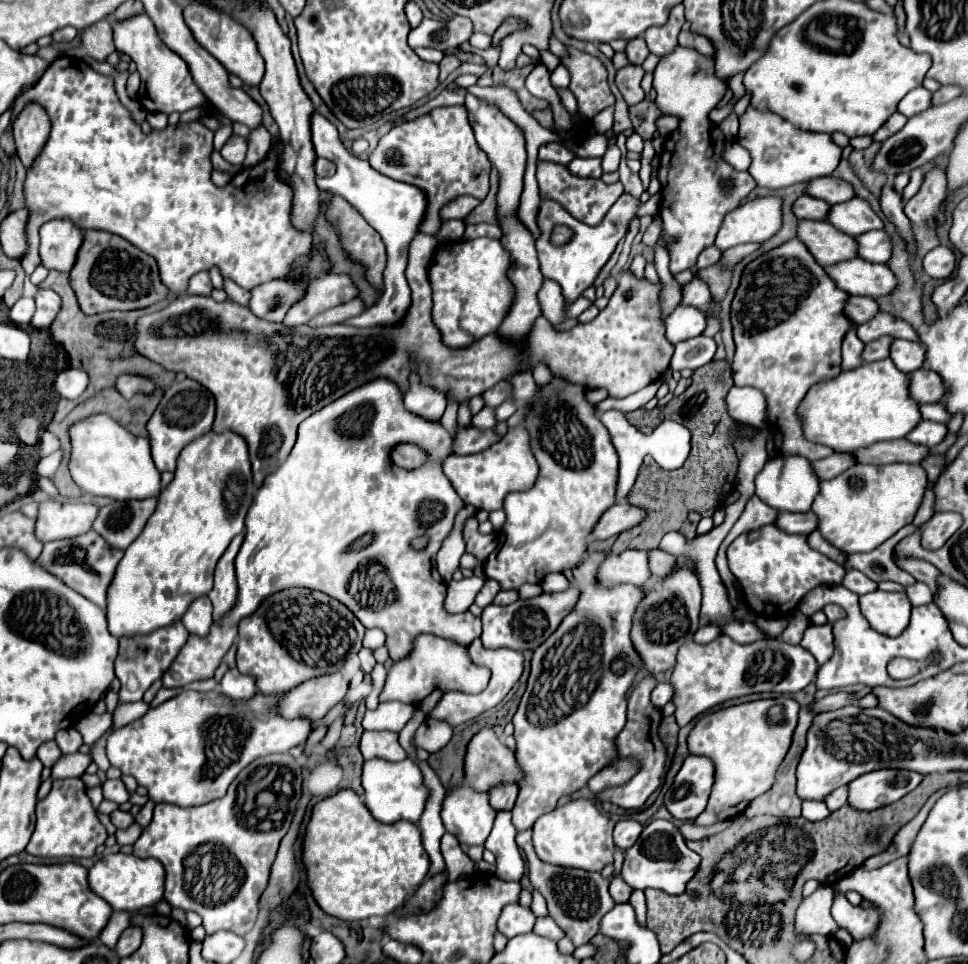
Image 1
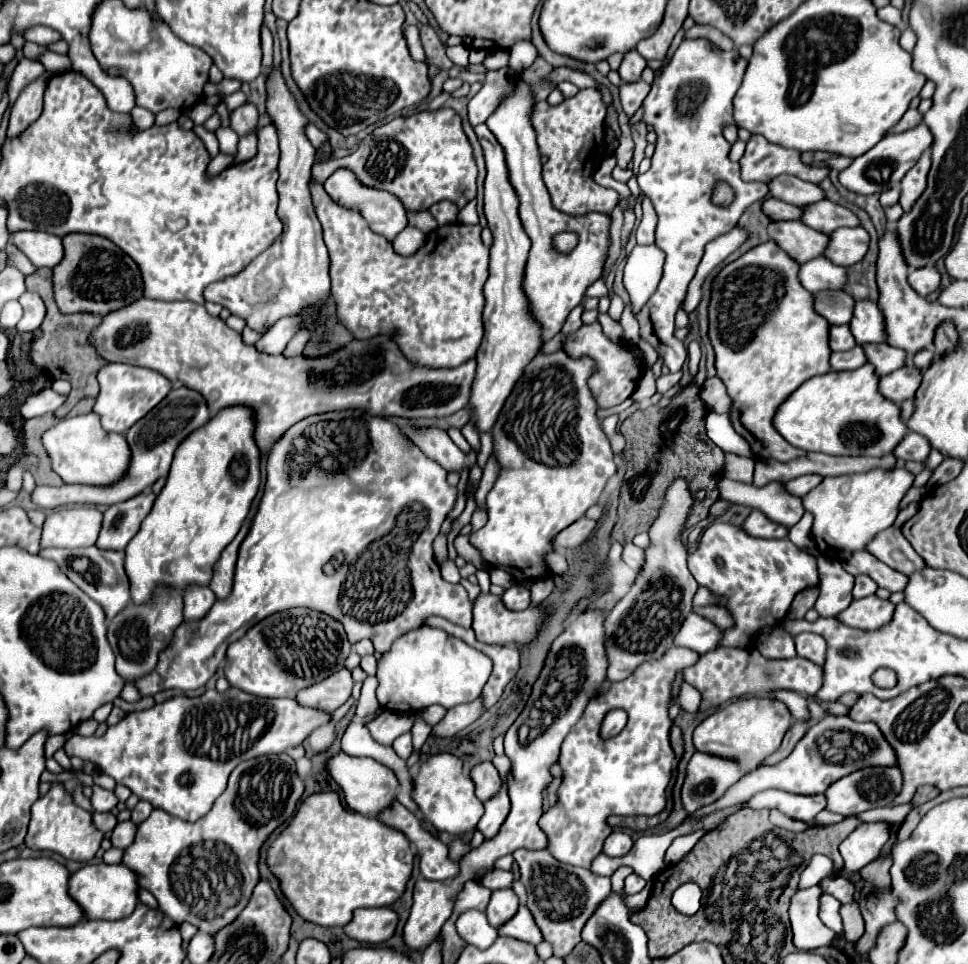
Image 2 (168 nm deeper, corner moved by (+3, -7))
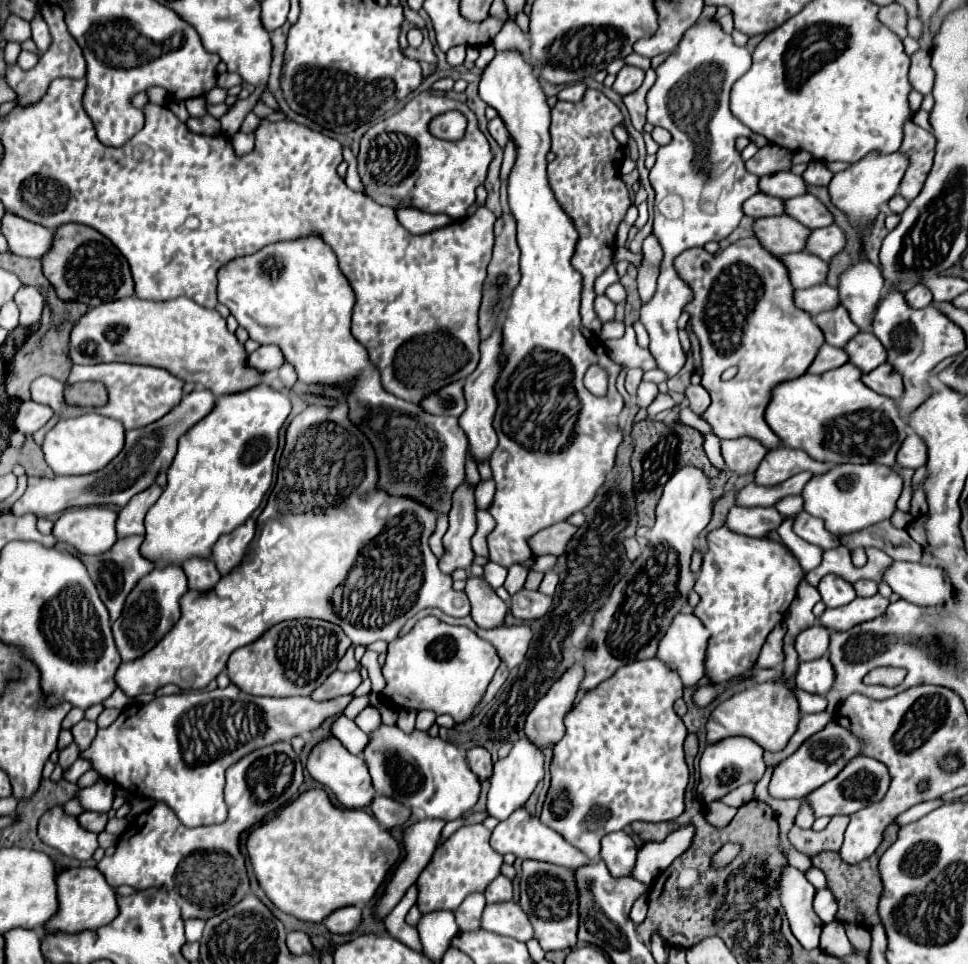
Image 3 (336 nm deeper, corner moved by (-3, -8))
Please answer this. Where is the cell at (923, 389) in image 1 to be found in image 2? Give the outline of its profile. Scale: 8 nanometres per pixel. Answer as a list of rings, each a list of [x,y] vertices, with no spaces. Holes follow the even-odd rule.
[[[906,363],[904,367],[900,367],[900,371],[892,371],[892,375],[880,377],[878,391],[886,399],[894,403],[902,403],[904,399],[914,397],[916,389],[920,387],[920,381],[922,381],[920,371],[912,363]]]

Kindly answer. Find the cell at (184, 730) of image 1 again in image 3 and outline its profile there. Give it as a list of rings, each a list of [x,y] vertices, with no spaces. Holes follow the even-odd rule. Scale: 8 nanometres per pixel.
[[[236,684],[228,688],[198,692],[198,694],[176,694],[176,696],[158,696],[148,704],[132,704],[122,710],[120,718],[108,728],[99,728],[90,744],[80,756],[92,764],[92,768],[106,780],[112,780],[118,788],[126,792],[152,798],[156,802],[168,804],[176,816],[186,826],[210,826],[222,824],[226,820],[224,804],[224,772],[236,764],[246,754],[260,750],[276,742],[290,742],[294,736],[300,736],[304,730],[316,730],[324,720],[342,714],[352,696],[340,696],[326,702],[316,702],[310,696],[294,698],[258,698],[244,694]]]

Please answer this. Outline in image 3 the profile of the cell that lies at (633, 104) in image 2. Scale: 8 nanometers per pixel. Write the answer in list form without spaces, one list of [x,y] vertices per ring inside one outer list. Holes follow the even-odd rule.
[[[648,70],[648,72],[646,72],[646,78],[644,78],[644,84],[638,88],[638,92],[632,92],[632,94],[626,94],[626,96],[624,96],[624,104],[626,104],[628,112],[630,112],[632,126],[634,126],[638,132],[642,132],[642,126],[644,126],[644,122],[646,122],[646,100],[644,100],[644,98],[646,98],[646,92],[648,92],[648,88],[652,86],[654,78],[656,78],[654,70]]]

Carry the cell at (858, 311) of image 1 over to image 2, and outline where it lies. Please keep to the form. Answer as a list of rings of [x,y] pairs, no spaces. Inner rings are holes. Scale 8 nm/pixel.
[[[844,291],[814,293],[814,311],[820,313],[830,325],[850,323],[854,299]]]

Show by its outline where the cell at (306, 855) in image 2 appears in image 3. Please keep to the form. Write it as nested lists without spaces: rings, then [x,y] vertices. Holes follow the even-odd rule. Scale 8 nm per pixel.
[[[322,788],[300,794],[290,806],[282,808],[278,816],[274,814],[270,820],[266,820],[266,824],[254,828],[248,836],[246,848],[258,882],[268,898],[282,912],[292,914],[304,922],[324,922],[332,912],[340,908],[354,904],[366,906],[384,886],[386,878],[390,876],[390,868],[400,860],[402,854],[400,844],[376,822],[372,814],[366,810],[334,806]]]

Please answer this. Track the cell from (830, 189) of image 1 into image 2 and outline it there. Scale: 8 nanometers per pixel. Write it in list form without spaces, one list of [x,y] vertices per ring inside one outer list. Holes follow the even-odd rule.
[[[778,175],[776,179],[768,181],[768,193],[780,201],[792,203],[796,207],[816,203],[824,199],[824,193],[818,185],[812,185],[808,181],[802,181],[792,175]]]

